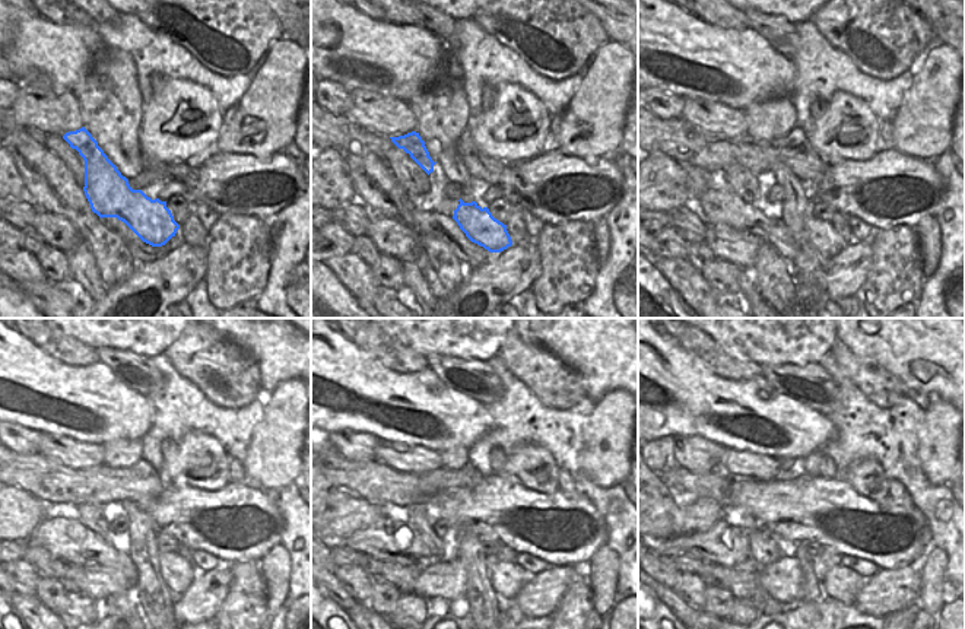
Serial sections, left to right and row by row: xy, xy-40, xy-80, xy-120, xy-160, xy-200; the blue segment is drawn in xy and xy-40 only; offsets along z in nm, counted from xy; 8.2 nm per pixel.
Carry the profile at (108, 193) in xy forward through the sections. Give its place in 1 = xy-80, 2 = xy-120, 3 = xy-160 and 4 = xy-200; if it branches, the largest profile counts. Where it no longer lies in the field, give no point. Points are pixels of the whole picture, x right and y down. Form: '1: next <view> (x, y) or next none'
1: next xy-80 (828, 242)
2: next xy-120 (178, 574)
3: next xy-160 (508, 578)
4: next xy-200 (843, 584)

